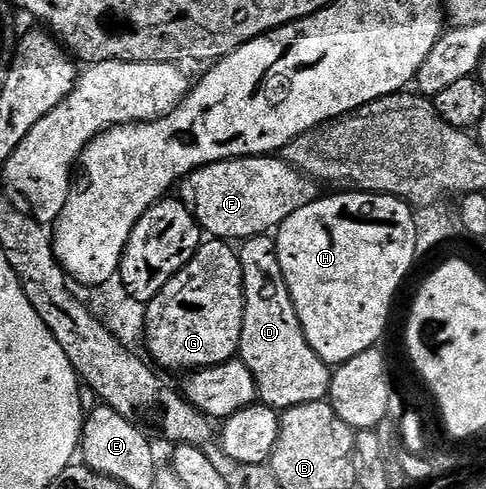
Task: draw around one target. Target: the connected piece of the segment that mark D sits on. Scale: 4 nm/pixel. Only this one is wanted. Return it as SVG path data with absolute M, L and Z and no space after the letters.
M269 235L248 238L240 246L239 256L241 285L245 288L239 359L255 379L260 404L284 411L303 403L326 400L331 369L319 355L315 355L303 335L299 315L279 267L274 238Z

